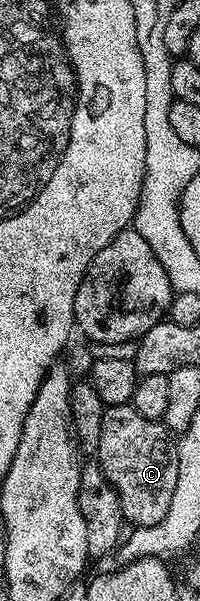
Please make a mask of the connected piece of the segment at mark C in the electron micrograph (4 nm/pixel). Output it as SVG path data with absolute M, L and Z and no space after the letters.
M132 403L108 405L103 414L103 431L99 434L95 463L103 470L107 482L111 482L115 494L119 494L126 525L133 528L155 526L167 518L171 494L175 494L175 482L179 482L179 458L174 437L162 421L143 418Z

